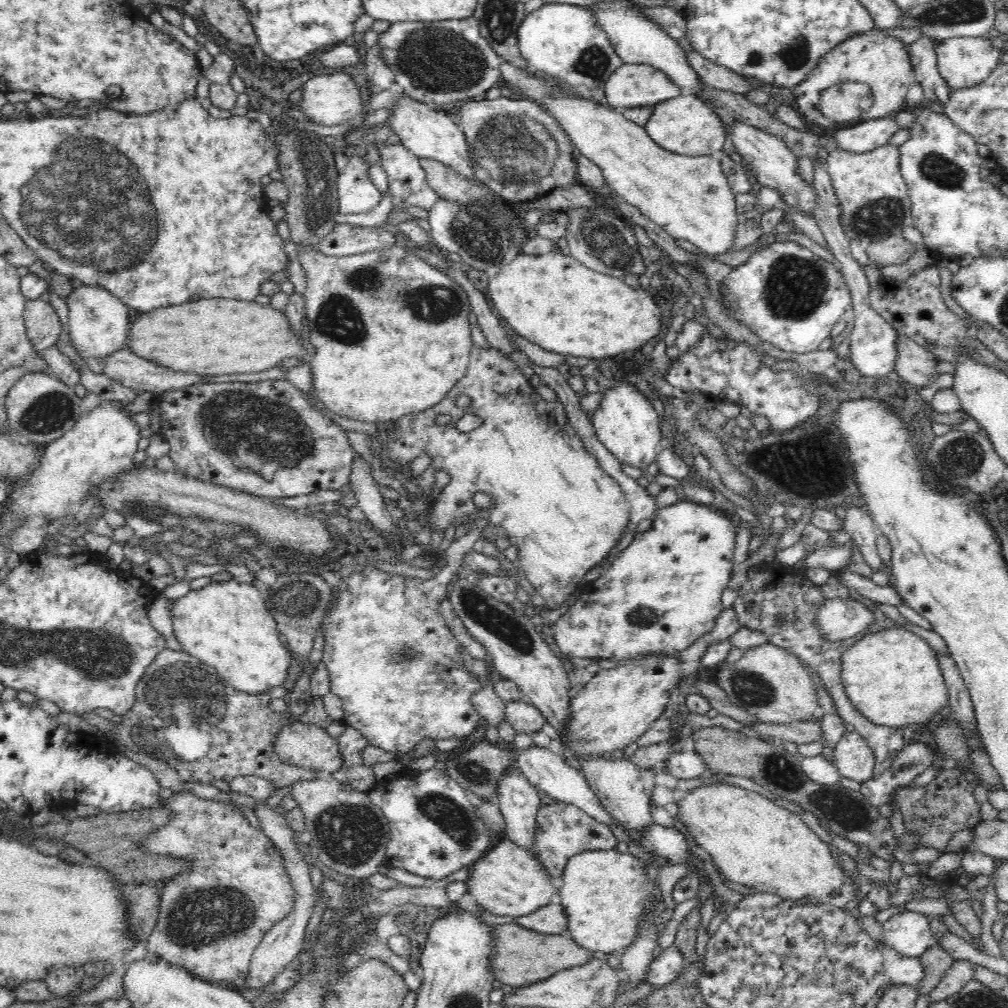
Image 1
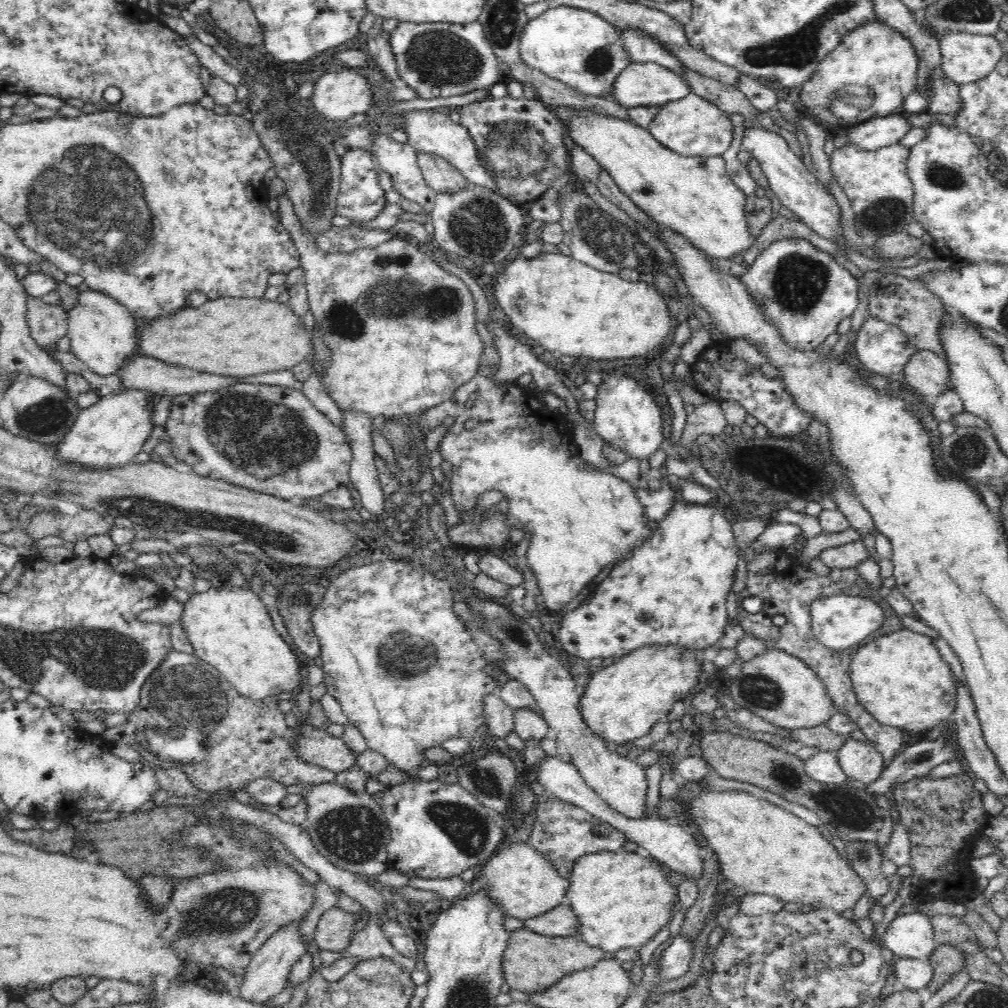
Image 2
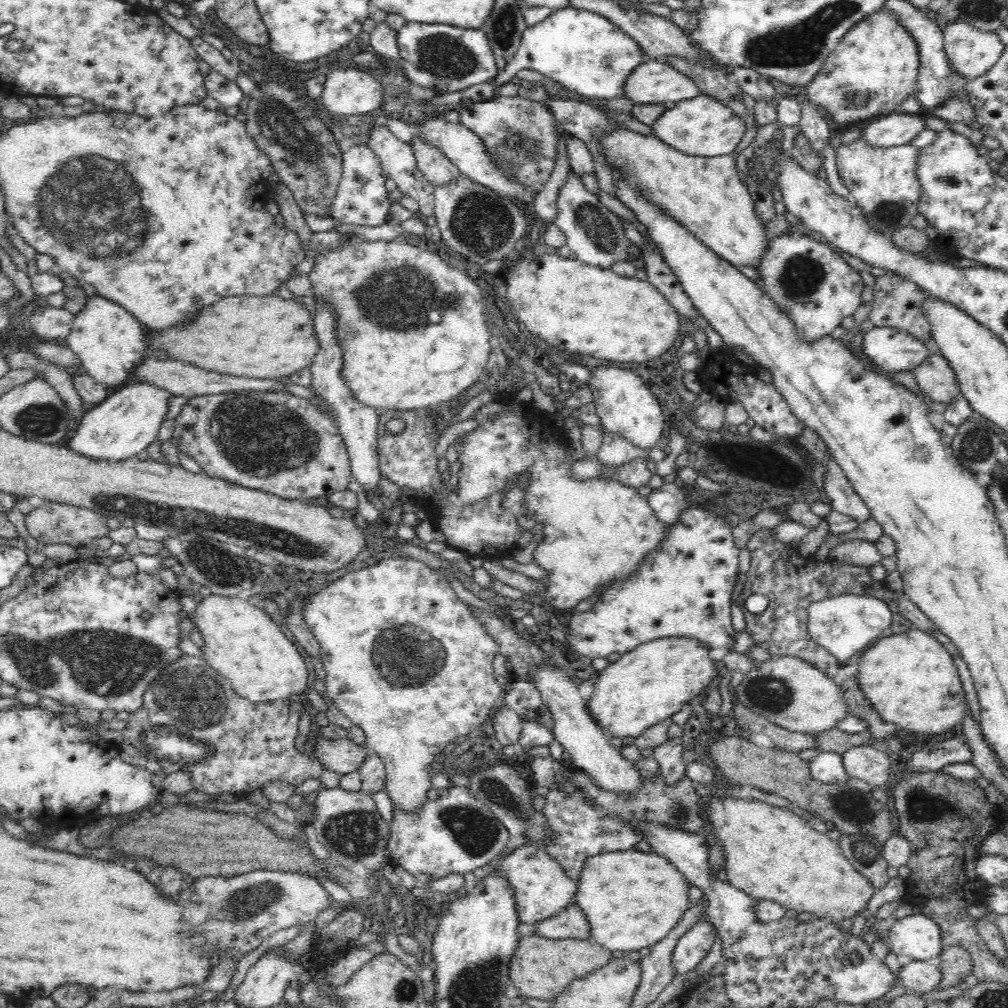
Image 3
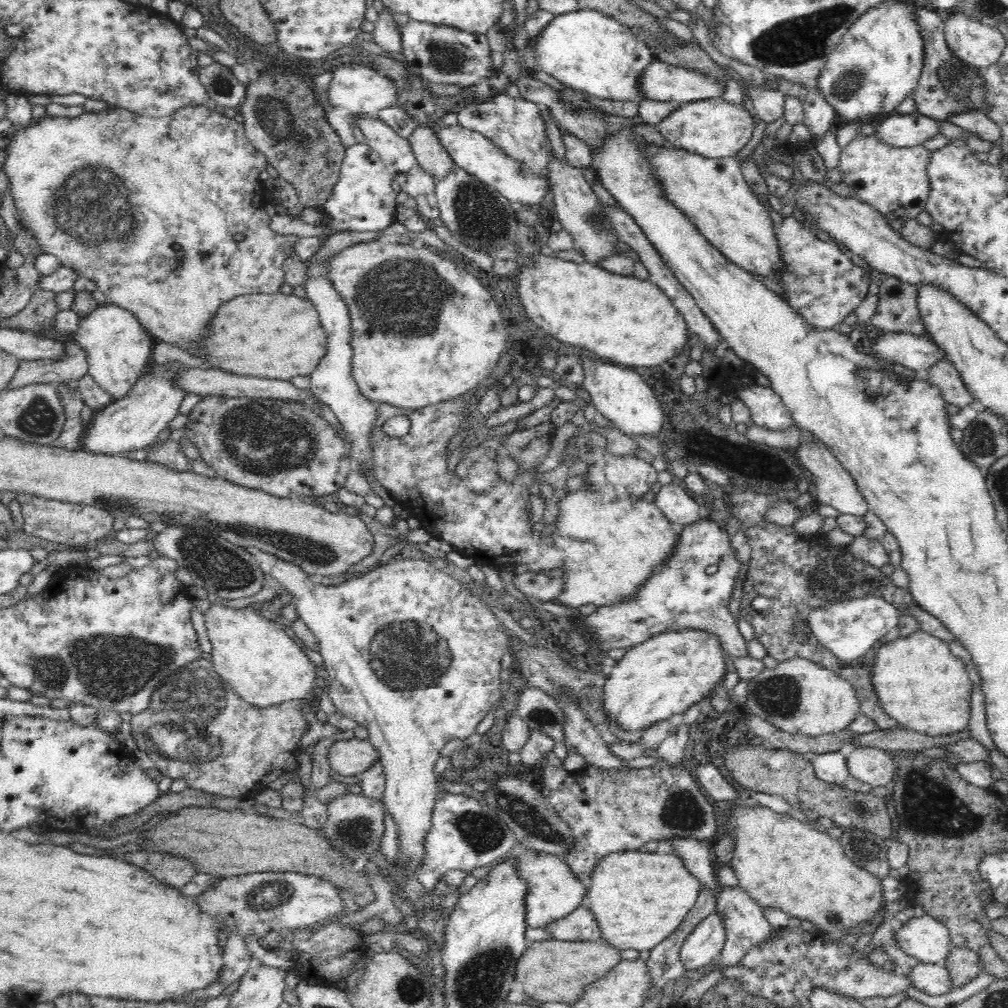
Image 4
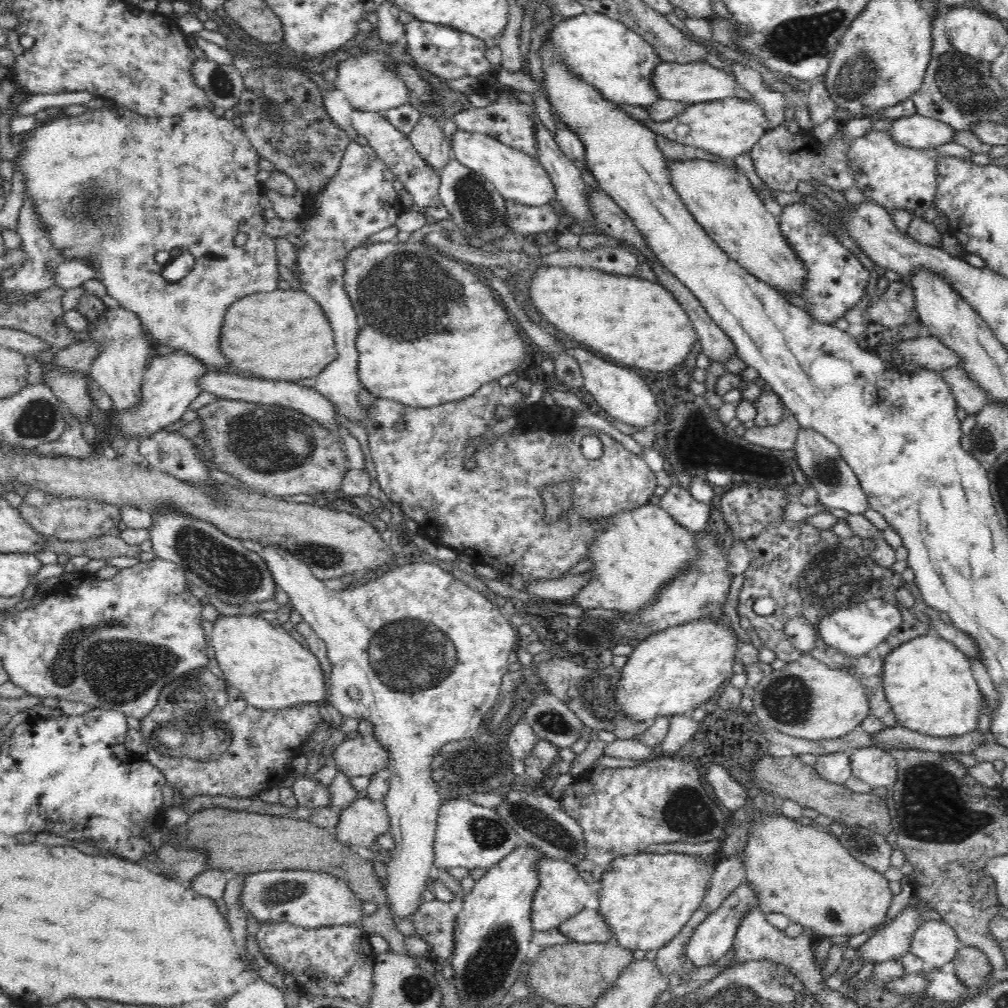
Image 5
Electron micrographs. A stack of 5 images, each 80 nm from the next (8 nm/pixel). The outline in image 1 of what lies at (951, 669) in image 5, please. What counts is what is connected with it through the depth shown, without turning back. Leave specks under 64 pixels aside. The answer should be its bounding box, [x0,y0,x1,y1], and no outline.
[841,626,949,727]

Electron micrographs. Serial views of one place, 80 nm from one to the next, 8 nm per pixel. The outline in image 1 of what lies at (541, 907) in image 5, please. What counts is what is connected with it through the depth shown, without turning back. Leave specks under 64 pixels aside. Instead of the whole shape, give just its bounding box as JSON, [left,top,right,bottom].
[466,838,559,918]

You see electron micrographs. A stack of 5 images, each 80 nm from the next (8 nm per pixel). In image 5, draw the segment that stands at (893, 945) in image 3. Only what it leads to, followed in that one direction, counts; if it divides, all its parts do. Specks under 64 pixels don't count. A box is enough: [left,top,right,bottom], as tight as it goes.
[909,920,959,968]

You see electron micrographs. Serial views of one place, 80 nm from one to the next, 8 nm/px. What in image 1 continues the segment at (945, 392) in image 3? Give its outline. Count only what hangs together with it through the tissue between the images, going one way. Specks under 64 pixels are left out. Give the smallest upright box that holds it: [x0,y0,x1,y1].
[894,333,938,388]

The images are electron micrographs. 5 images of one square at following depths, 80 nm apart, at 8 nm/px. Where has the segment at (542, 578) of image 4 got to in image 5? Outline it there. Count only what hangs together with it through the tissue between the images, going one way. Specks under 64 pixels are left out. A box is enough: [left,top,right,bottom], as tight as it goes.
[524,573,590,602]

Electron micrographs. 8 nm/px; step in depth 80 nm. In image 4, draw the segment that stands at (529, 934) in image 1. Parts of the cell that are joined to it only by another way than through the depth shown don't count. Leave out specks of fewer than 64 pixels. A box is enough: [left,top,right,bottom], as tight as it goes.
[515,940,622,1004]

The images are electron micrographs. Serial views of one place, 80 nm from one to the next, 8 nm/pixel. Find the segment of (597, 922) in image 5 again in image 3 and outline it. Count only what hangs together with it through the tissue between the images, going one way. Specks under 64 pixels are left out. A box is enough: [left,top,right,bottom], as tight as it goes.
[536,904,590,939]

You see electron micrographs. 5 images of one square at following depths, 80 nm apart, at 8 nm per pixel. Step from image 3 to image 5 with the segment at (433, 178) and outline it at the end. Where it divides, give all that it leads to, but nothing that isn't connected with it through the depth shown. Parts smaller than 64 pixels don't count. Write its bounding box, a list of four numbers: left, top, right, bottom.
[408,116,452,171]

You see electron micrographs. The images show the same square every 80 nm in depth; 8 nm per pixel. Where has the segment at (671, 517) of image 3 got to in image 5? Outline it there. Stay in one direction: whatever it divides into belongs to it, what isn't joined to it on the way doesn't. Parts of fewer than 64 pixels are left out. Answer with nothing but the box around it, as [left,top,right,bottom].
[659,482,712,533]

